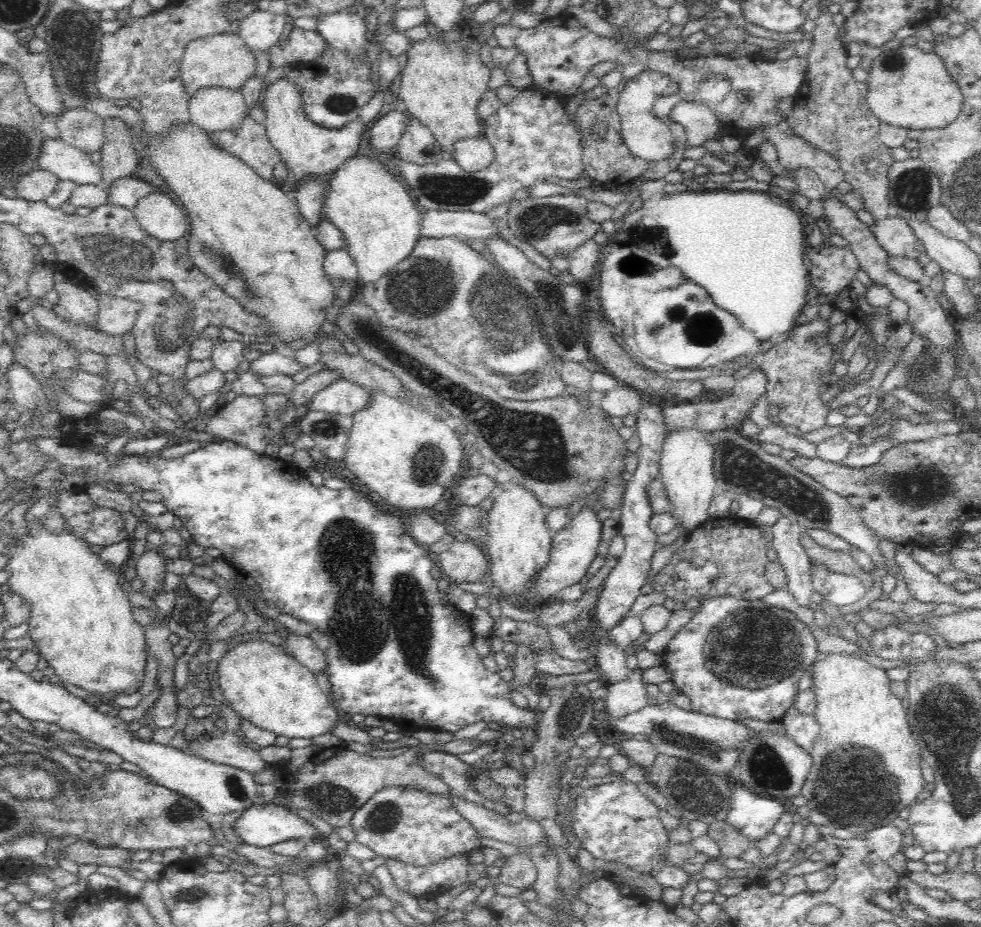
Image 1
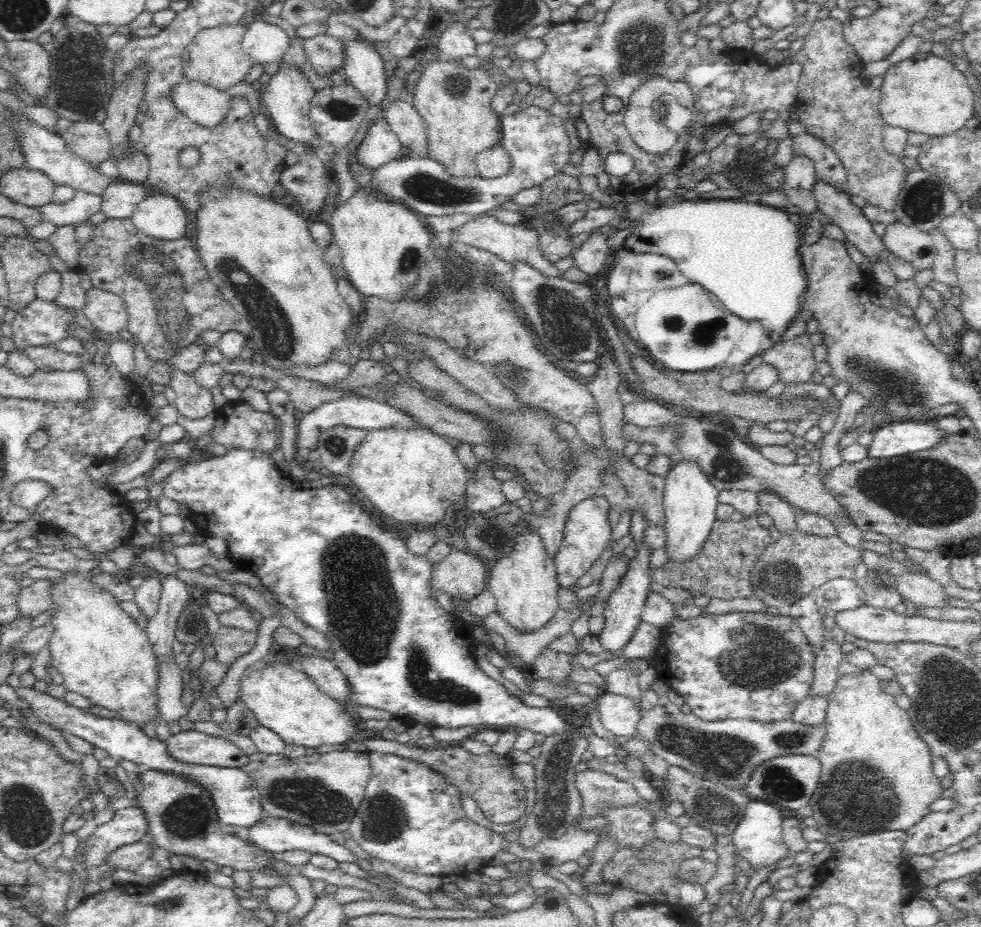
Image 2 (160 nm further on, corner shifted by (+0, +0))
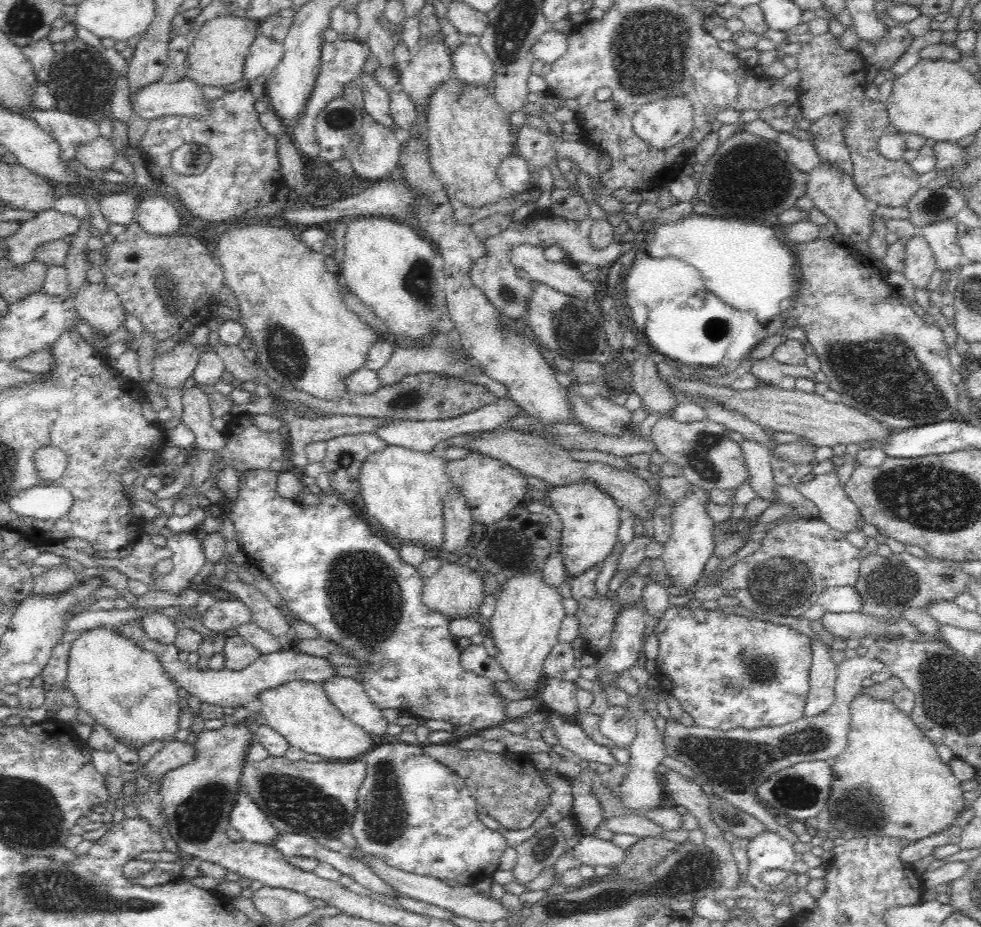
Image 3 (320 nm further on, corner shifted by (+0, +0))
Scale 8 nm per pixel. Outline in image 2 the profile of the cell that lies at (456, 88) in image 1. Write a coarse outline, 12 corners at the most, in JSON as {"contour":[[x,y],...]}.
{"contour":[[432,60],[408,100],[428,157],[476,176],[499,144],[499,84],[484,69]]}

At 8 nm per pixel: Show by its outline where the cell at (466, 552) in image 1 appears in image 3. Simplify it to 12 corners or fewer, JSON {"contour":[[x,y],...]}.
{"contour":[[443,562],[423,601],[446,618],[470,617],[484,581],[468,564]]}

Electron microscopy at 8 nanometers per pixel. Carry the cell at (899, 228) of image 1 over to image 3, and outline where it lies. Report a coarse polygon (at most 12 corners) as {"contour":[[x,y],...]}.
{"contour":[[920,234],[900,239],[903,274],[927,290],[936,261]]}

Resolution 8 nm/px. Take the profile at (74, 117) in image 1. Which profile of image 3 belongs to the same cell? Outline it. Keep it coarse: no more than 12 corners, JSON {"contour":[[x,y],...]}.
{"contour":[[98,135],[76,147],[88,170],[107,172],[117,158],[113,141]]}

